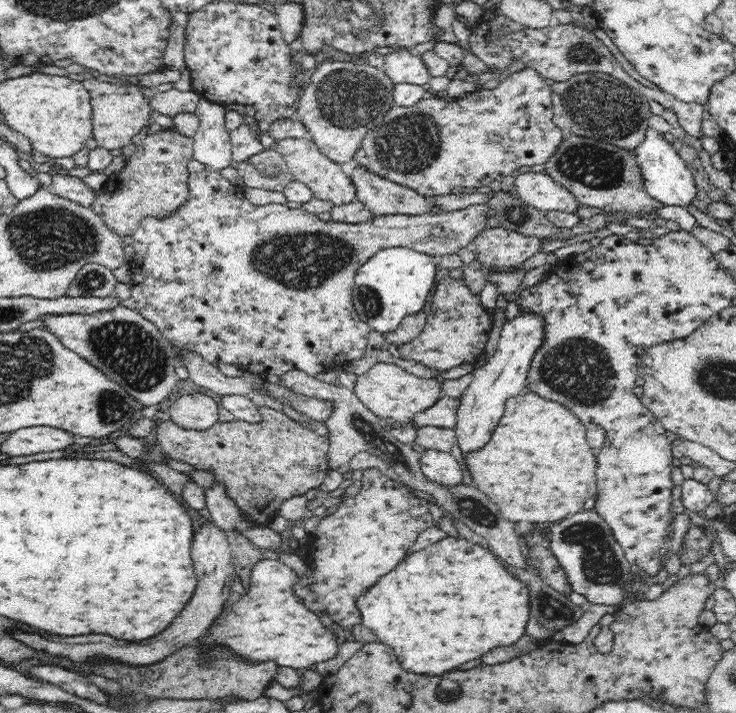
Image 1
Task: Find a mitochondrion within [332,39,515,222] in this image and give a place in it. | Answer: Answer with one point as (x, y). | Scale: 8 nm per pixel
(409, 144)

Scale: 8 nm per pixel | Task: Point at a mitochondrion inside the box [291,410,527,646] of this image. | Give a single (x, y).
(474, 510)

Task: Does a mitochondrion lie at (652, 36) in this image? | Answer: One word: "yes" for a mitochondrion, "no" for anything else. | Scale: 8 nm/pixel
no

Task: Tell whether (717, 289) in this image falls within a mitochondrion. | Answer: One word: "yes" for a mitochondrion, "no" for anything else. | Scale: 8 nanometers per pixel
no

